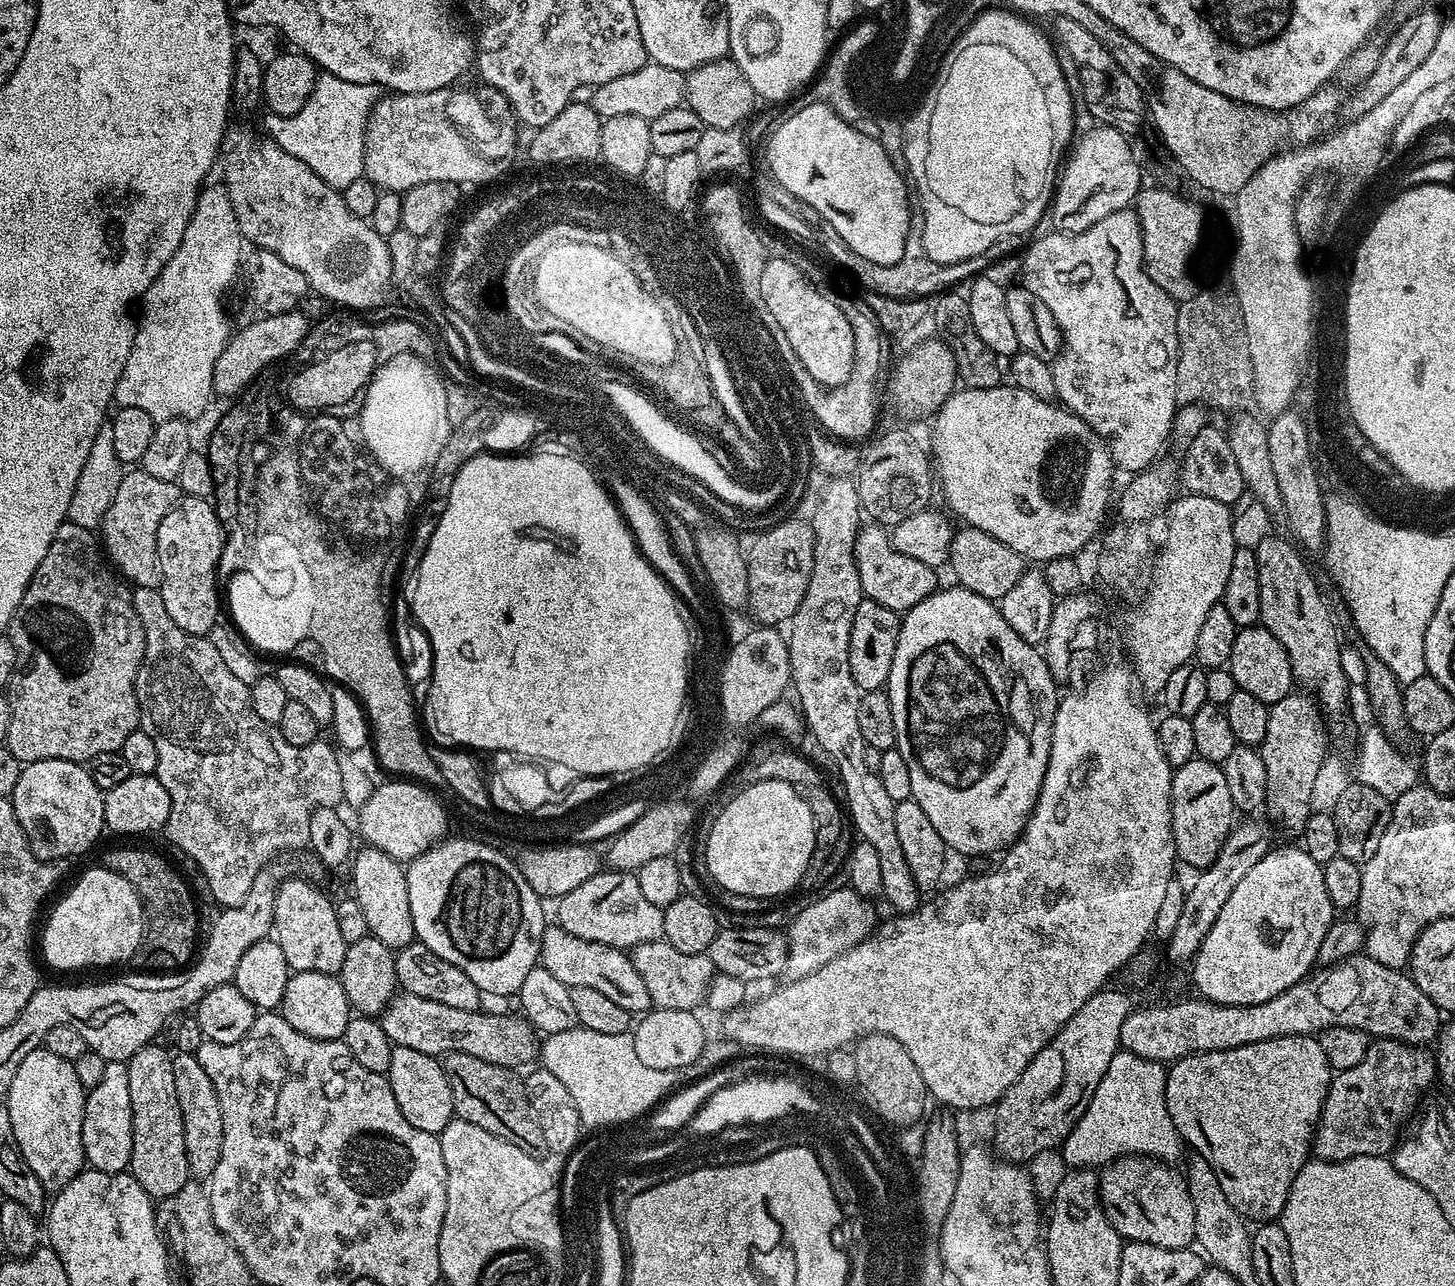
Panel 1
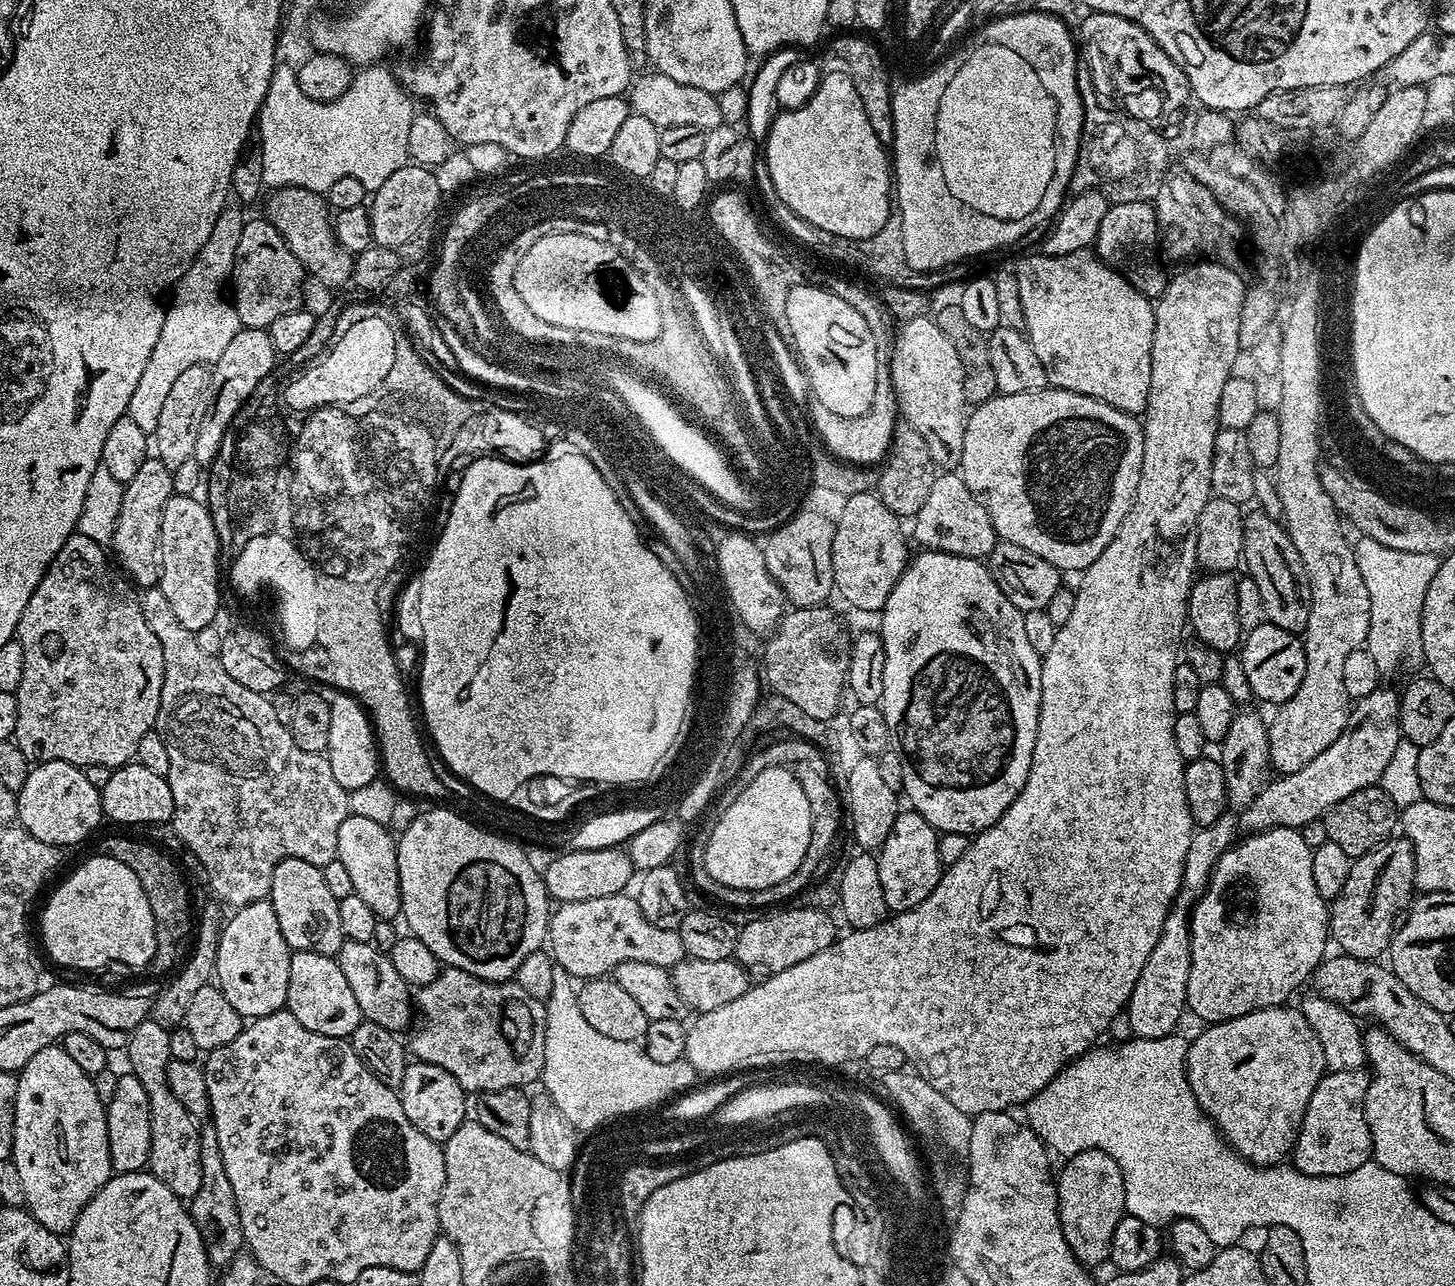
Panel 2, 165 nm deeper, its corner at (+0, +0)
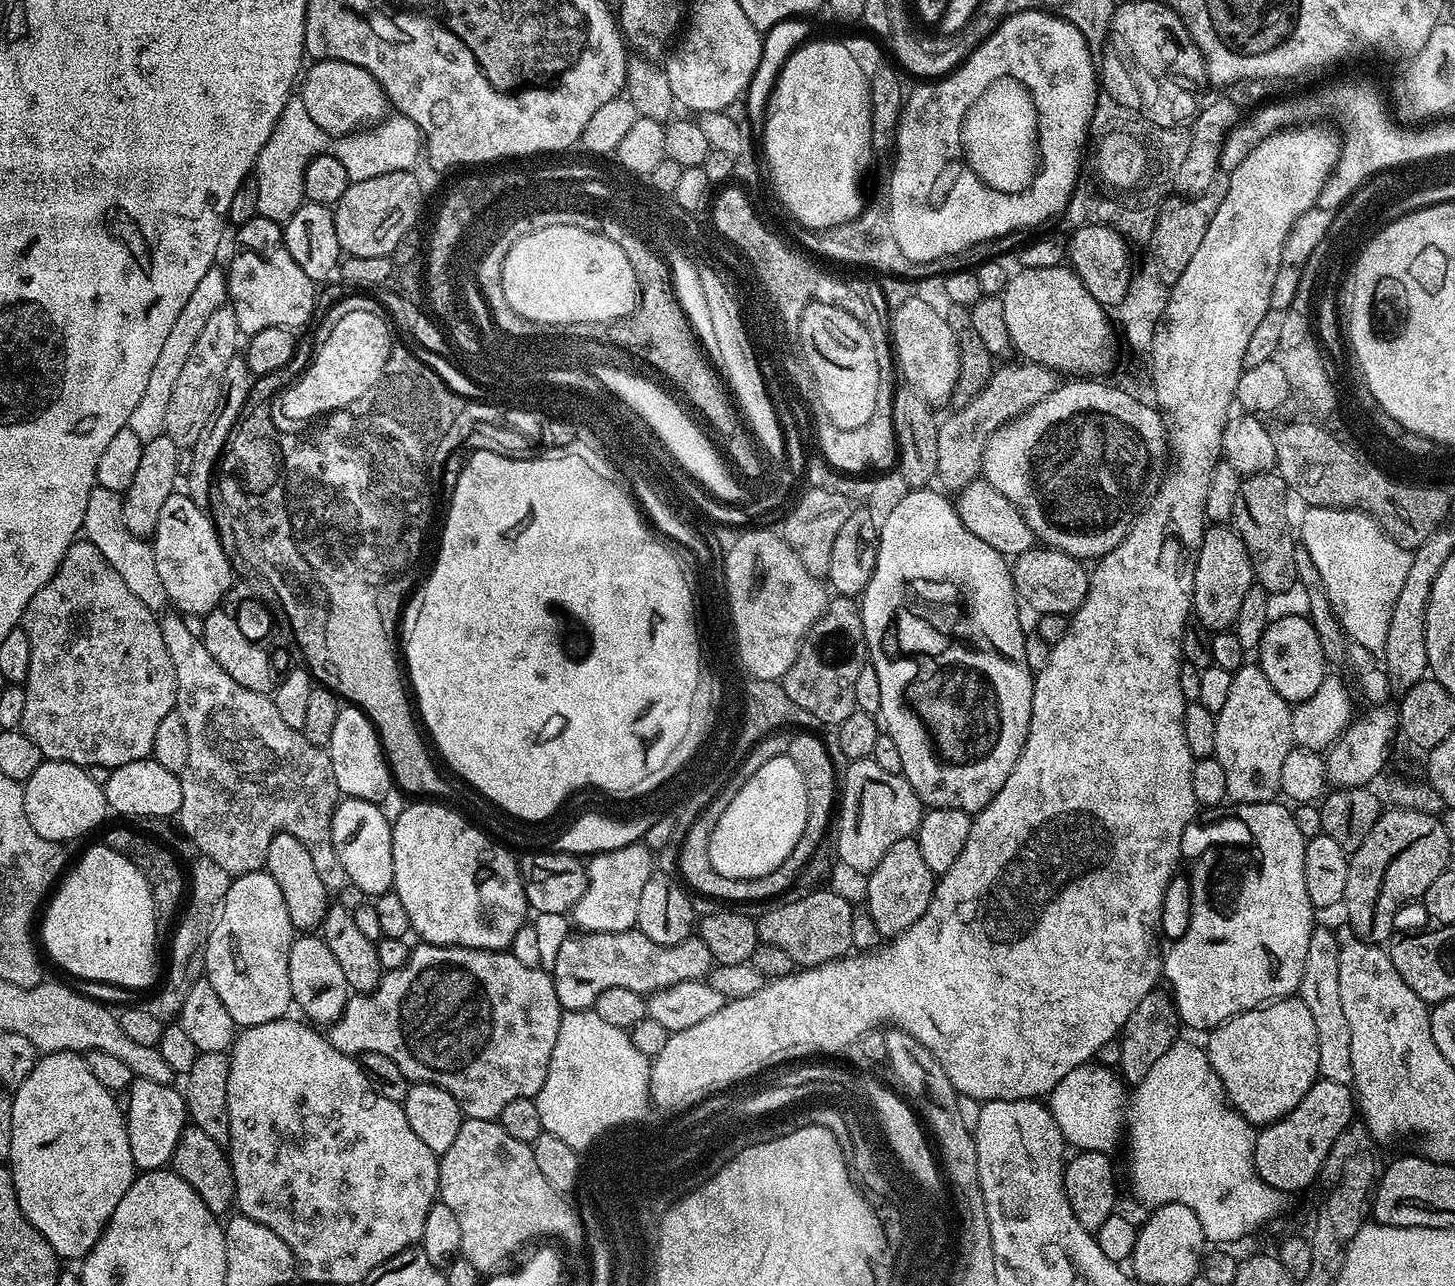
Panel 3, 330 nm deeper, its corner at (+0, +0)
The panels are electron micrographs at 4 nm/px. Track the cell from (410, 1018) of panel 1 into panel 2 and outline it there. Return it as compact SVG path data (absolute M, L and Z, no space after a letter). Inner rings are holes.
M345 940L334 959L342 966L342 974L346 974L346 983L358 1002L361 1017L378 1022L378 1026L386 1026L386 1030L391 1032L403 1033L403 1028L411 1022L412 1016L414 1020L414 996L402 974L394 970L391 955L385 954L375 943Z

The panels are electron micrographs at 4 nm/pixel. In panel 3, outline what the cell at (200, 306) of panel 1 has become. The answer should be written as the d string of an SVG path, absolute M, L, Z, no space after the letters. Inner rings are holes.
M213 266L206 270L206 275L198 282L198 286L194 286L194 294L190 294L186 306L182 306L182 314L178 314L178 322L174 322L174 330L170 330L158 359L154 361L142 399L139 400L138 406L134 406L134 414L130 414L127 428L134 430L134 434L138 434L140 440L147 442L165 435L166 410L170 407L170 394L174 390L174 382L178 382L182 365L186 363L190 350L194 350L194 342L198 342L198 334L202 334L202 326L206 326L214 310L225 307L227 300L228 278L225 269Z

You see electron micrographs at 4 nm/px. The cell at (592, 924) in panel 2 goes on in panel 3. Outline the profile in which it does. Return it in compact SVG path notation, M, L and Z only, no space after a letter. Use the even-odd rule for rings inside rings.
M638 930L618 933L581 931L577 935L566 937L550 971L554 994L558 994L558 1002L564 1012L591 1009L596 996L602 994L602 990L614 990L614 986L651 994L678 982L704 980L714 967L710 949L699 934L687 936L677 944L650 942L650 938Z

